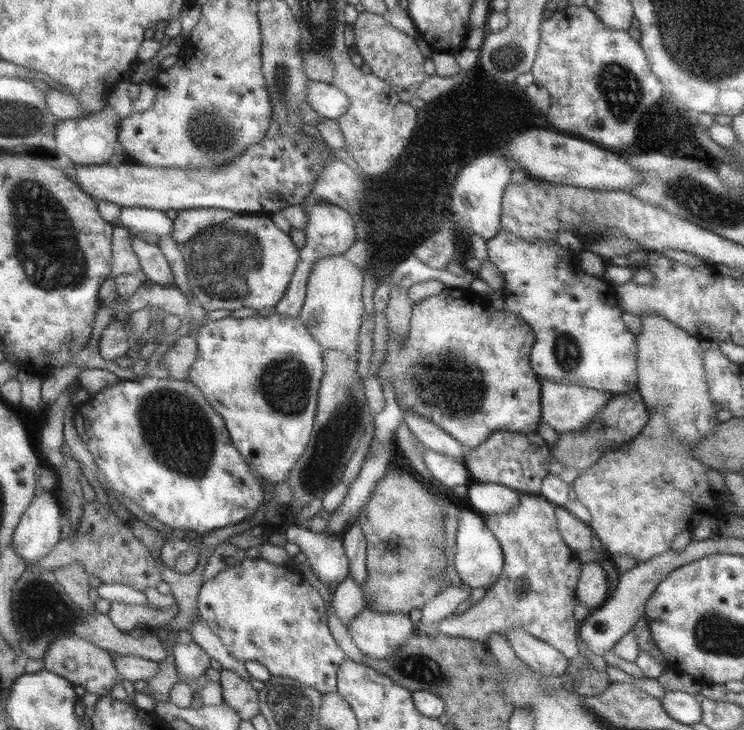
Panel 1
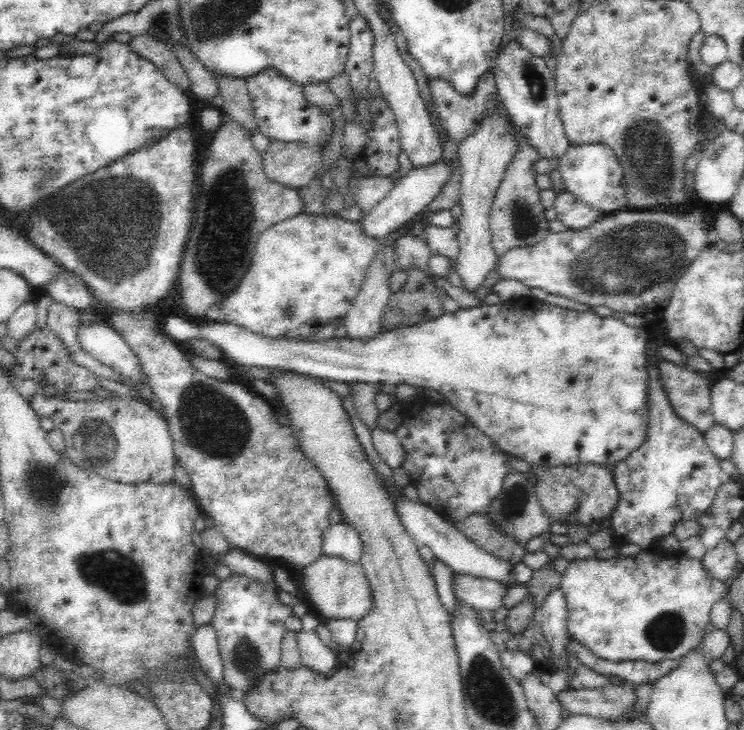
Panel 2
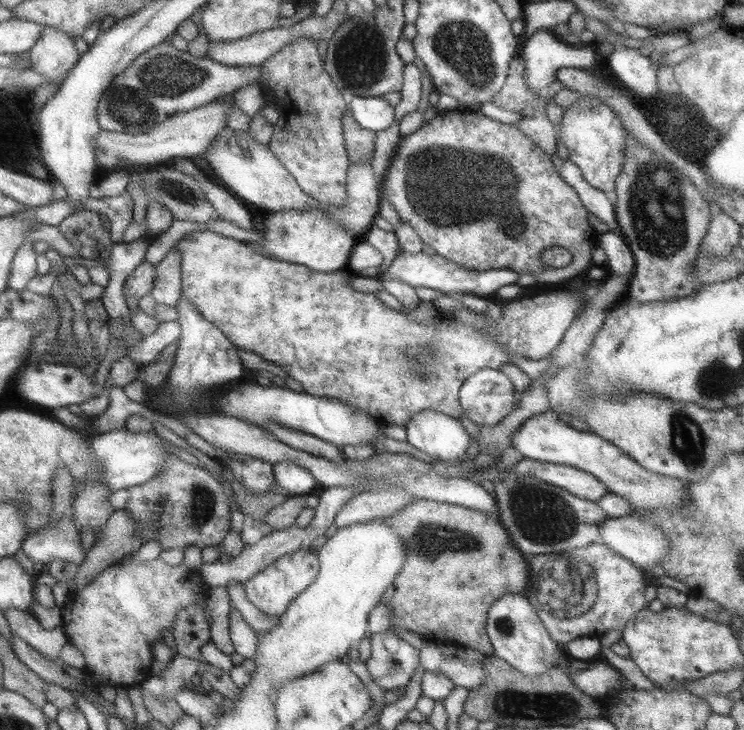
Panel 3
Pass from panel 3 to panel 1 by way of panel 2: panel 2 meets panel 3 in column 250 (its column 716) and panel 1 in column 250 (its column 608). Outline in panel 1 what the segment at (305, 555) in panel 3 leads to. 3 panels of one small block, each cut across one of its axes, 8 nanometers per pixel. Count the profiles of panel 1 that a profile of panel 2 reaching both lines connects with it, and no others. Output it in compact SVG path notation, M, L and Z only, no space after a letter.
M246 558L240 564L222 570L214 578L205 580L197 601L199 616L214 634L219 635L220 642L236 660L260 662L274 676L296 679L323 693L337 691L338 669L347 655L328 629L327 606L318 589L310 585L298 570L293 571L288 564L276 565L262 558Z

